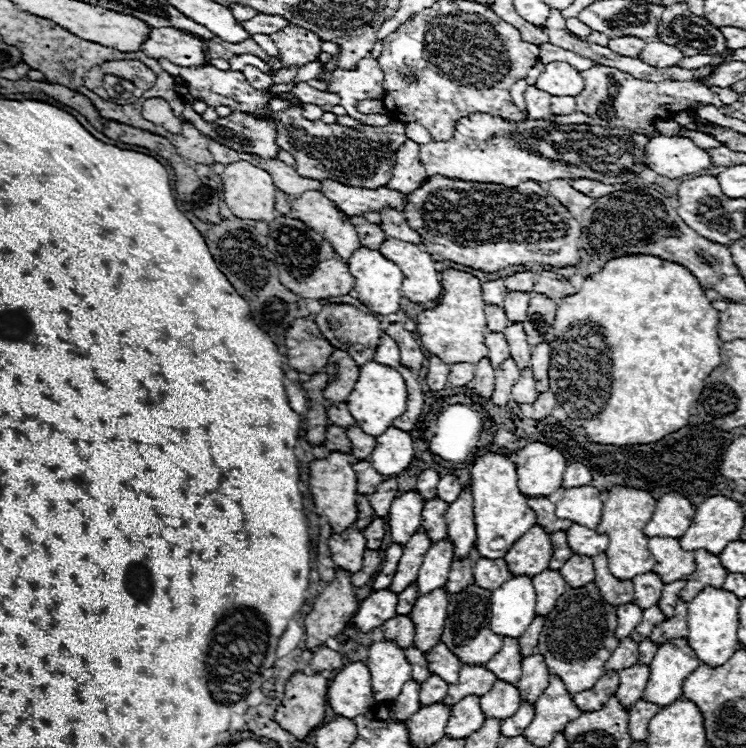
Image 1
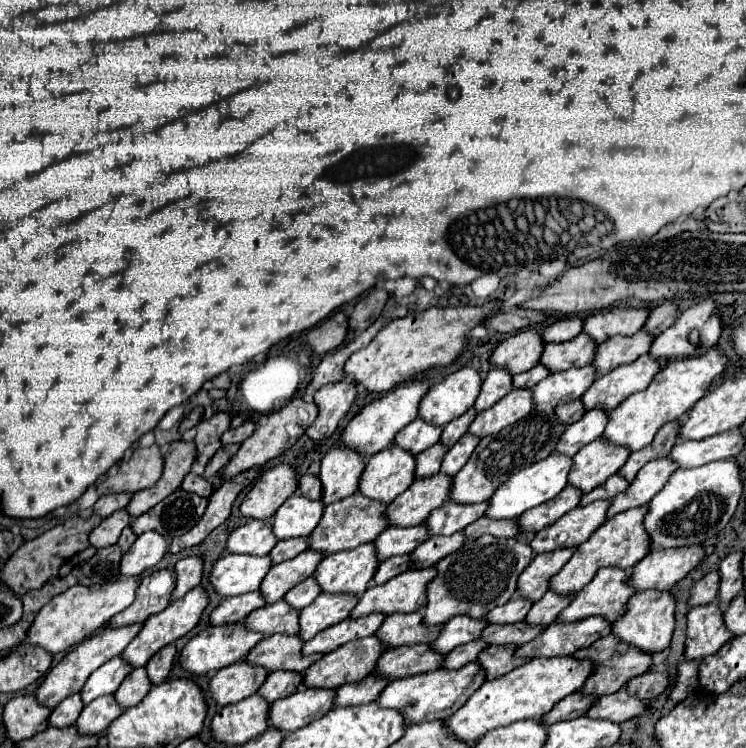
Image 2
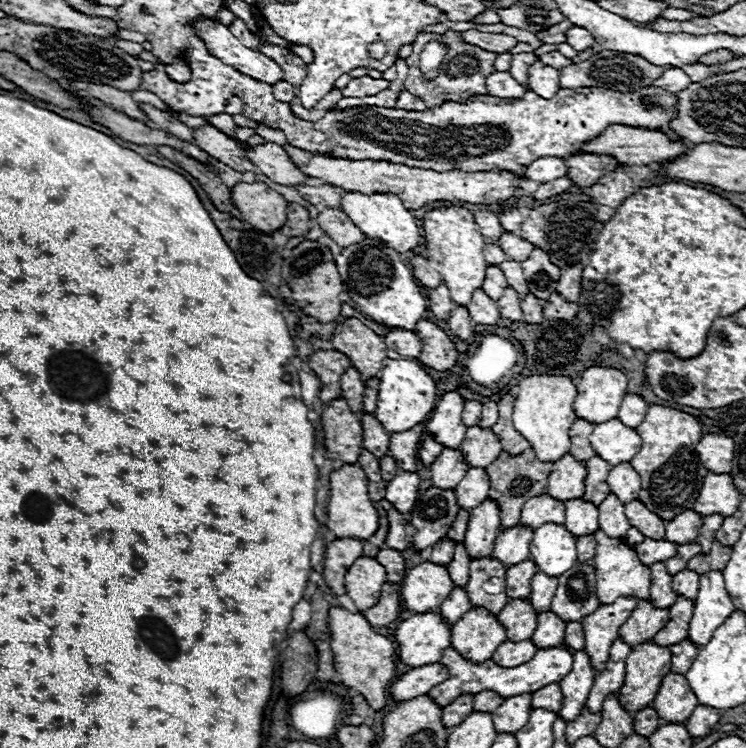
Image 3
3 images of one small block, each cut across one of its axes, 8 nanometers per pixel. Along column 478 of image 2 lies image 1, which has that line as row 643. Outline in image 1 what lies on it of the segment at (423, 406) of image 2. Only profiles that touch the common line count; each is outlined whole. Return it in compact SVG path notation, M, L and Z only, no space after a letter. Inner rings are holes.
M376 642L368 650L370 682L376 702L392 702L406 680L410 680L410 664L404 658L404 652L392 642Z

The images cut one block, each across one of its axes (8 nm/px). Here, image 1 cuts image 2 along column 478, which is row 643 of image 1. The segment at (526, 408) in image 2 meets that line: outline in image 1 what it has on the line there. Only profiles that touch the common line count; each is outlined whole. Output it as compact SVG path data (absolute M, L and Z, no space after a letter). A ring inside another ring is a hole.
M438 588L426 596L420 596L410 612L410 620L414 622L414 646L424 654L438 644L444 620L446 620L448 596L444 588Z

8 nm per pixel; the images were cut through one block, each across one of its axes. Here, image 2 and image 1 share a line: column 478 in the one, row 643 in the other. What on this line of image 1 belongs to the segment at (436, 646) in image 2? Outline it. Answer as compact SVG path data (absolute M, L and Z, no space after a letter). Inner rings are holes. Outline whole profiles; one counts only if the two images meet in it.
M630 638L620 640L620 644L616 646L614 654L610 656L610 660L606 662L606 670L622 670L622 668L630 668L638 662L638 644L632 642Z

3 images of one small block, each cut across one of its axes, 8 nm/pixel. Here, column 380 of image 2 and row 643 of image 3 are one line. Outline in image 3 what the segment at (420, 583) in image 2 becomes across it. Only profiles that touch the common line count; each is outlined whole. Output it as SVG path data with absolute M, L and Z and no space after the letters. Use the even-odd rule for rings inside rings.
M618 598L614 604L598 606L598 612L592 612L582 620L584 628L584 652L590 658L590 664L596 672L602 672L608 662L608 652L614 640L618 638L620 626L628 620L630 612L636 608L638 600Z

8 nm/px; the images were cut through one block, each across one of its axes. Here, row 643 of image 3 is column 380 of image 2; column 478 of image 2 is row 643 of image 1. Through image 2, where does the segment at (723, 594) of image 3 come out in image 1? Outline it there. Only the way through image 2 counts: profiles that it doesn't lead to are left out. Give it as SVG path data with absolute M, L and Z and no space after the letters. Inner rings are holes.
M676 640L662 644L650 662L650 680L642 700L664 708L682 696L682 682L700 666L690 646L678 648Z

